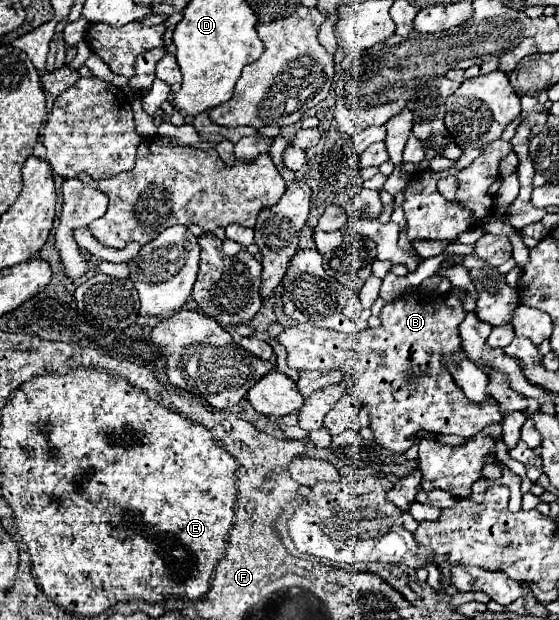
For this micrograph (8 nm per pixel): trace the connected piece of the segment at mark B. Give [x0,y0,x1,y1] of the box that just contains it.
[276,291,502,453]

